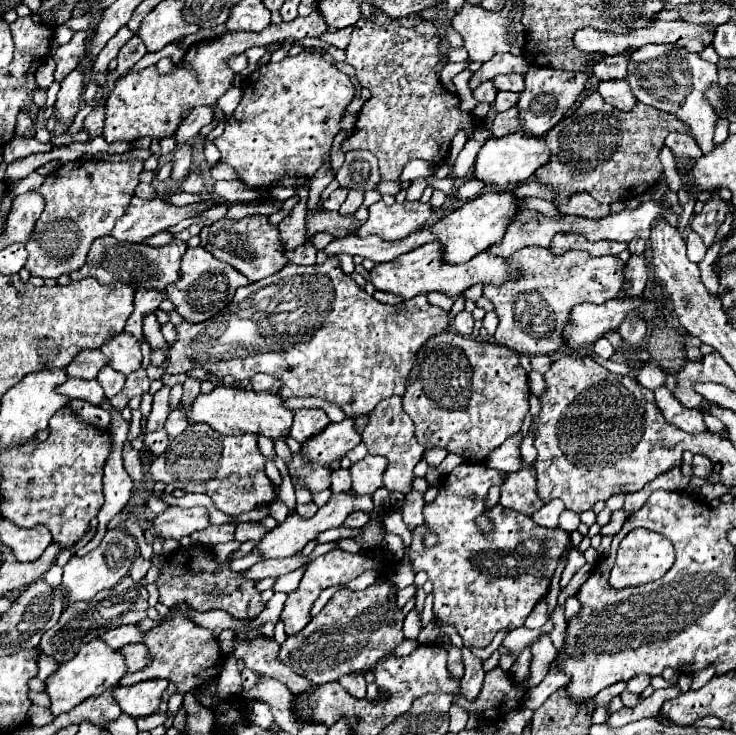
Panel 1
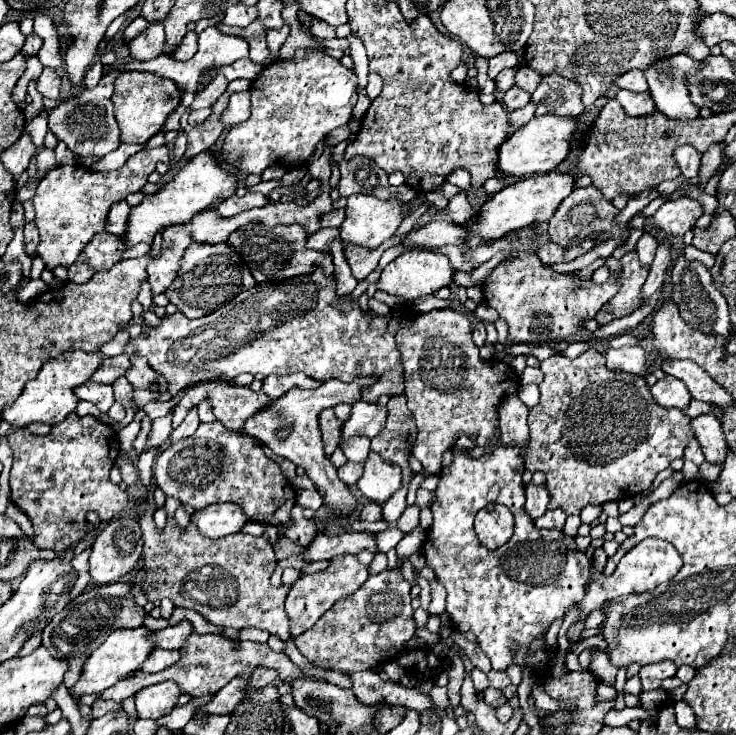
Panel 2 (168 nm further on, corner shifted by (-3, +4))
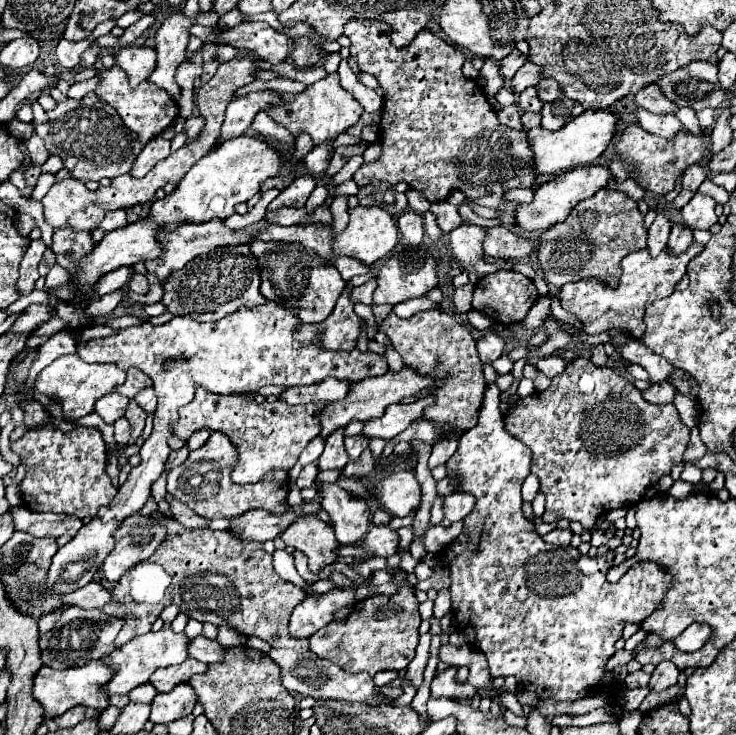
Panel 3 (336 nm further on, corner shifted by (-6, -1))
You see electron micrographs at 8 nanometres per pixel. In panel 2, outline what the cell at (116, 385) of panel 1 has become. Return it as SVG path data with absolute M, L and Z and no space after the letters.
M121 376L121 378L117 378L117 380L113 382L113 390L115 390L115 400L117 400L119 404L123 404L123 408L125 408L127 413L122 421L113 425L117 433L133 420L133 416L135 416L135 412L137 412L137 404L133 402L133 386L127 382L125 376Z

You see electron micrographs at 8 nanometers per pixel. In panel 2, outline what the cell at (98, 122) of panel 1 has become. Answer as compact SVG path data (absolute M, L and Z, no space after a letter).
M121 72L105 74L95 88L91 88L91 90L85 88L81 94L63 100L59 106L55 106L55 110L51 110L49 130L57 136L57 140L65 142L65 146L73 154L93 156L93 160L99 160L105 154L119 148L119 144L121 144L119 126L117 126L117 120L113 116L113 102L111 102L113 82L115 82L117 74L121 74Z

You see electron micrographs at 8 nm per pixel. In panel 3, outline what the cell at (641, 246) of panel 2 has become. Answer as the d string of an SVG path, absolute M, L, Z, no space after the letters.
M658 215L656 221L652 223L652 227L648 229L648 251L650 251L650 257L656 257L656 255L660 255L662 249L666 249L668 233L670 233L670 221L664 215Z

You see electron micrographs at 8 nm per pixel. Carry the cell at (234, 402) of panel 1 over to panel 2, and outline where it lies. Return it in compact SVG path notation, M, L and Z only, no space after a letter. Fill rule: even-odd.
M355 378L349 384L345 384L341 380L327 380L317 390L299 390L299 388L293 388L283 398L279 398L277 402L273 402L269 408L265 408L259 414L251 416L247 420L247 424L245 424L245 432L249 436L261 440L275 454L291 460L297 466L303 466L305 474L313 480L315 488L323 496L323 504L325 504L329 516L333 516L337 520L353 516L357 500L349 492L349 488L339 480L337 468L329 462L329 458L323 452L323 442L321 442L321 432L319 432L319 414L321 414L321 410L333 408L337 404L355 404L355 402L359 402L361 396L363 396L363 388L369 388L371 384L375 384L375 380L371 380L371 378ZM281 424L291 424L291 428L293 428L293 432L285 440L277 438L277 428Z

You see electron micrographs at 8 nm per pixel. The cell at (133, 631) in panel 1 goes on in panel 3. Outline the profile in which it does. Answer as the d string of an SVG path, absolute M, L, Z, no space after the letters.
M202 635L190 639L188 643L188 657L194 657L204 663L214 663L222 661L222 645L218 641L210 641Z

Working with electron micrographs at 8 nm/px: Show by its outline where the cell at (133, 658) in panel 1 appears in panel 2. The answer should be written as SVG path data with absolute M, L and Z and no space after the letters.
M157 648L149 654L149 658L145 660L143 664L143 672L145 674L155 674L155 672L161 672L165 668L169 668L171 664L175 664L179 660L179 650L163 650L163 648Z

